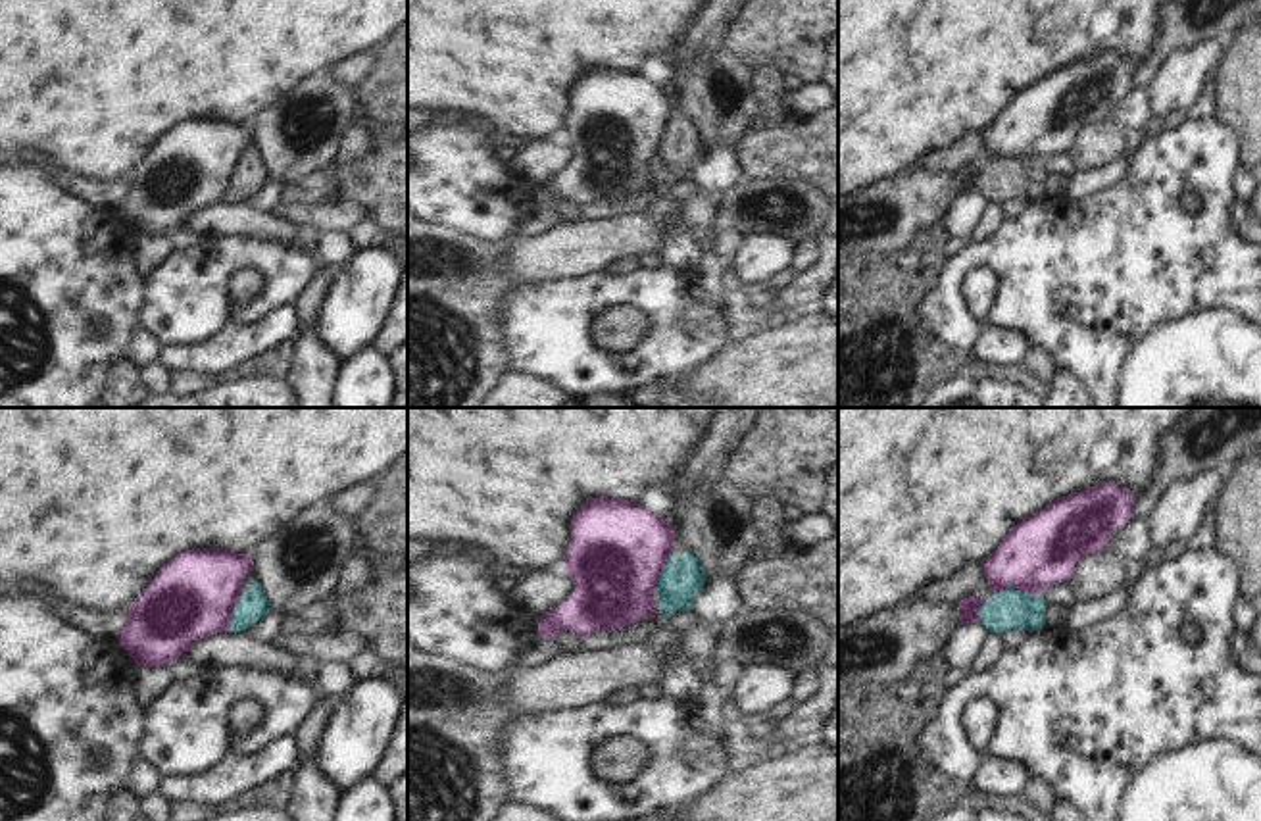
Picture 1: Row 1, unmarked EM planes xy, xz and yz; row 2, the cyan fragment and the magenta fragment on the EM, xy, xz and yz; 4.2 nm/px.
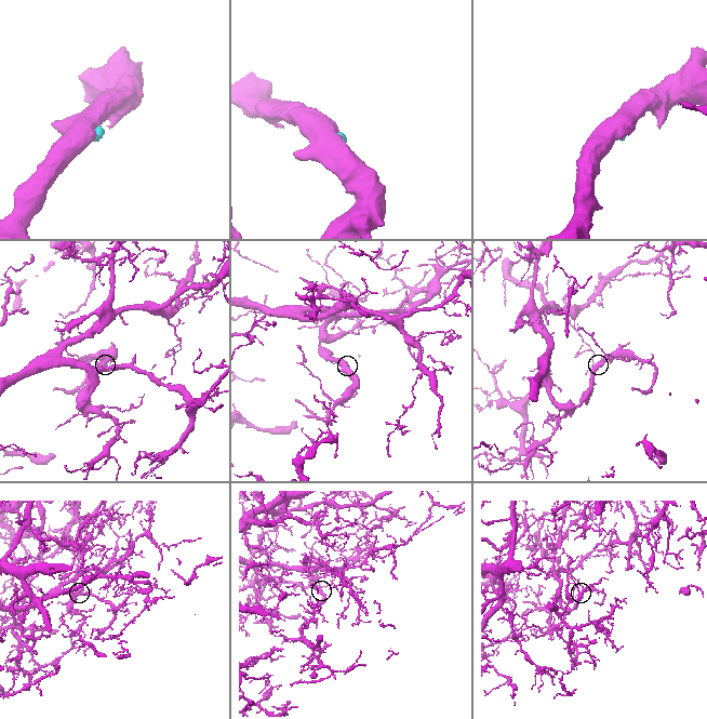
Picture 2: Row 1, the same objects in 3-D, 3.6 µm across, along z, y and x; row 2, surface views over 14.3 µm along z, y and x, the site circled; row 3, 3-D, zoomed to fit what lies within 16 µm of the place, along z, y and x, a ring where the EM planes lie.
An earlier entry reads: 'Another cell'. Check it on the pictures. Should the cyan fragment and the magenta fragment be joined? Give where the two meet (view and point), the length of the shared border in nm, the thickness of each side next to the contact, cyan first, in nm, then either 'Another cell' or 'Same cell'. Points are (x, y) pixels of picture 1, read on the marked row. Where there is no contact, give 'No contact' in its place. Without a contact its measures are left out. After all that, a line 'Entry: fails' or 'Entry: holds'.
Touches cyan at yz (1013, 589). Shared border 200 nm. Thickness 170 nm (cyan) against 300 nm. Another cell
Entry: holds

